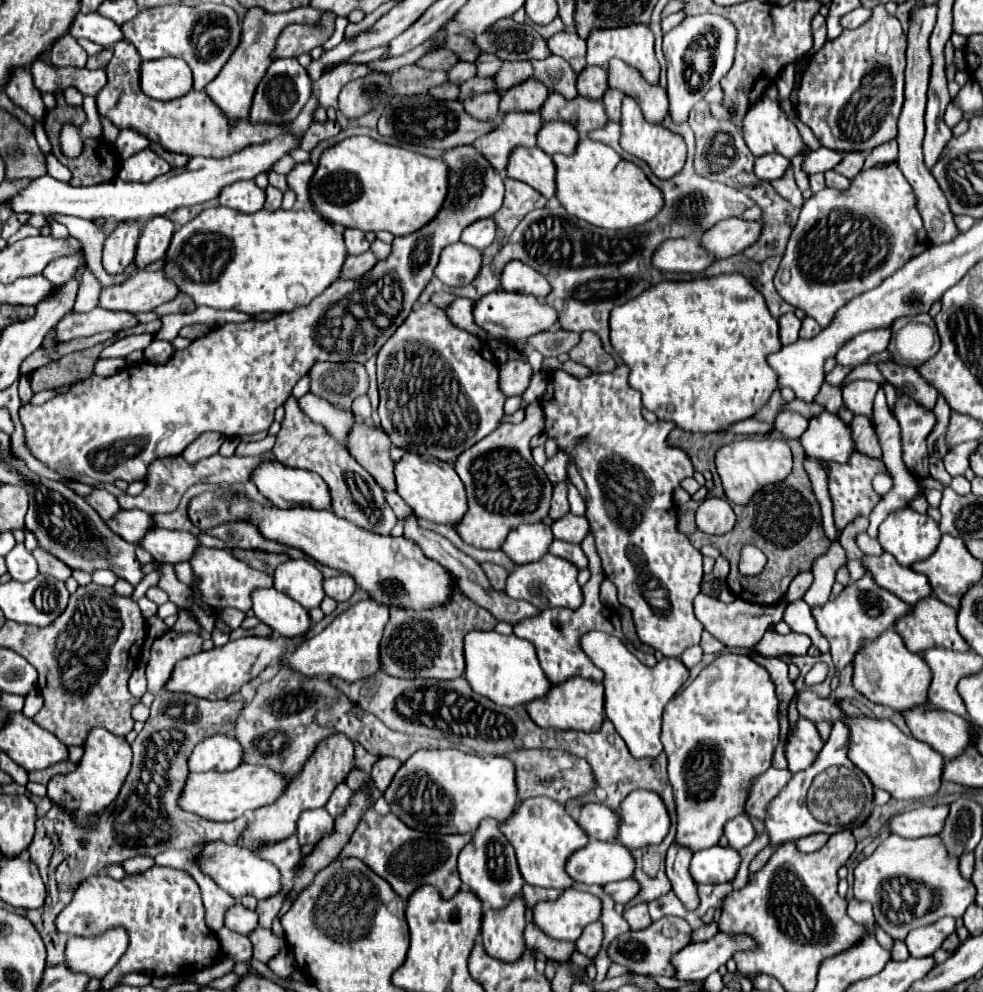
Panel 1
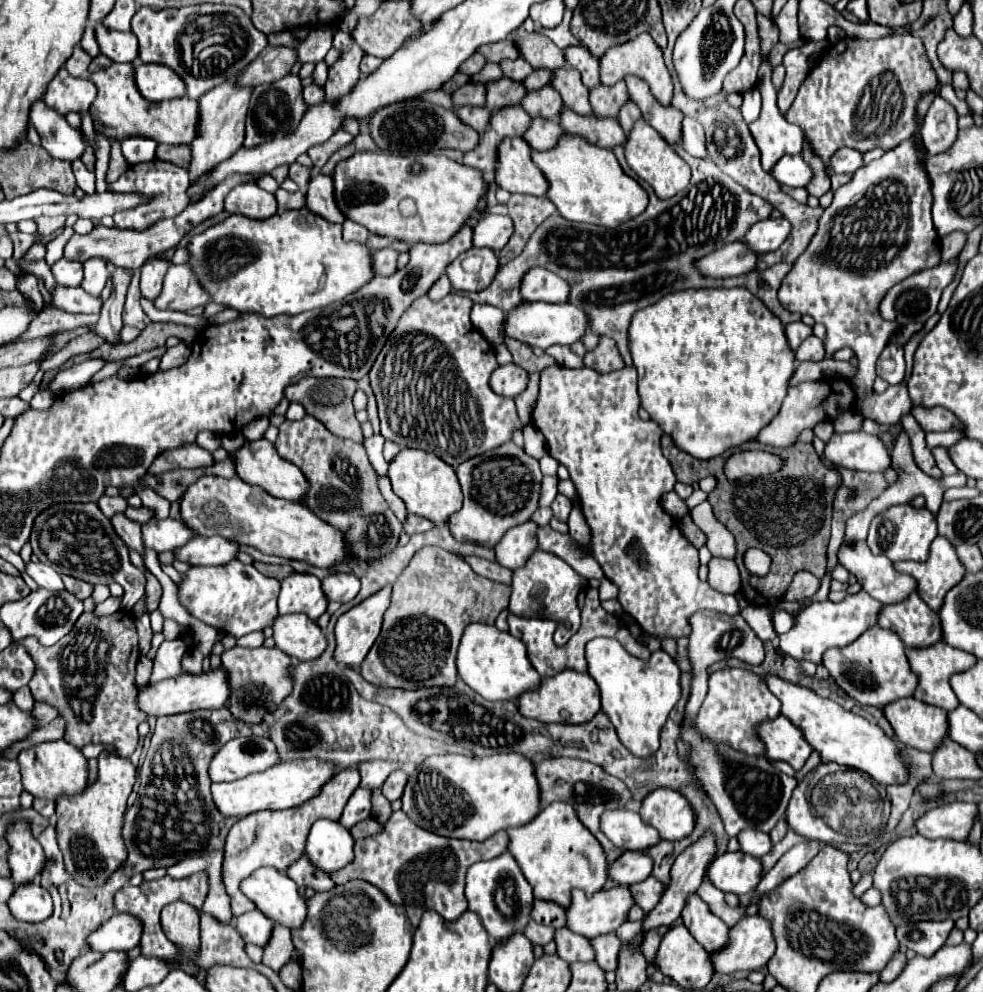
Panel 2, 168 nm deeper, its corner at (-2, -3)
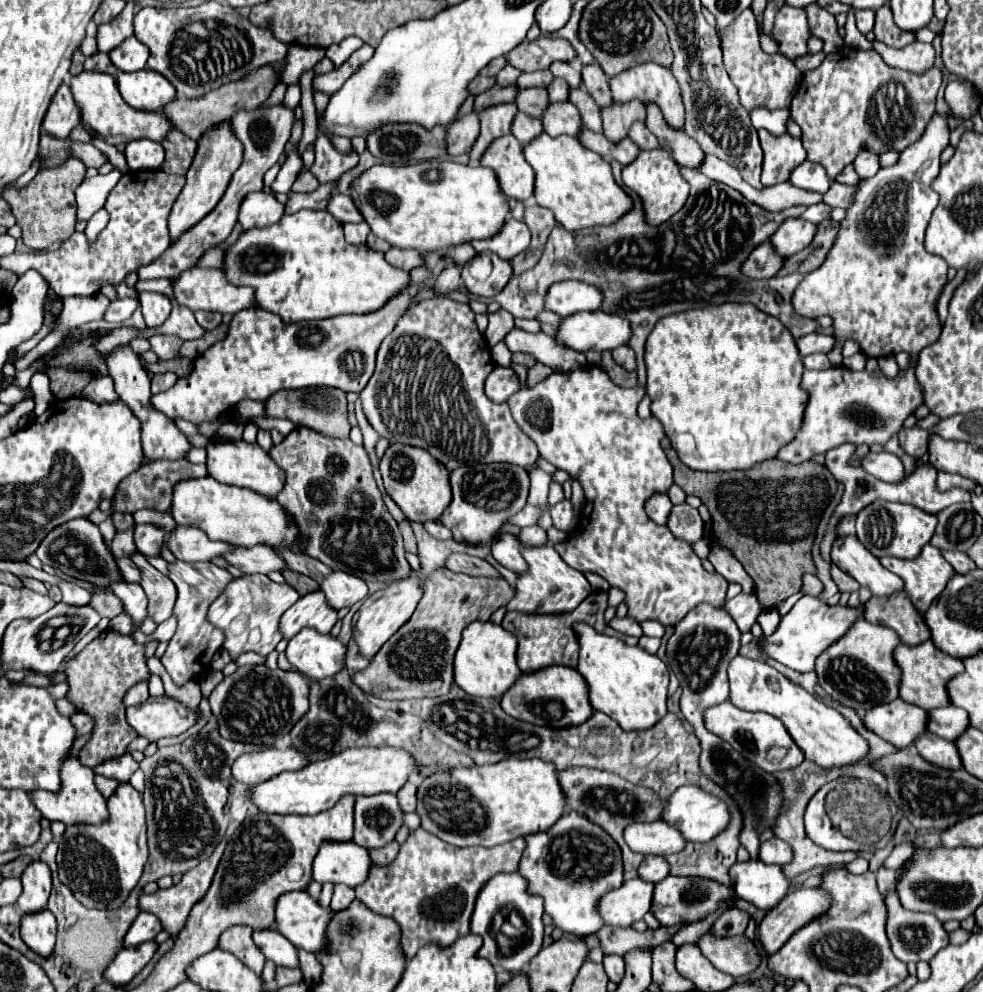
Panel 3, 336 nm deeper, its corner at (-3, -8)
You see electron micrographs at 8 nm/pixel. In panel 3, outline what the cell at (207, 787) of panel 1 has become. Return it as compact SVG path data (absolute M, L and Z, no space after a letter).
M347 749L323 761L313 761L299 771L285 771L271 777L265 783L249 787L249 799L263 813L295 813L295 815L317 815L331 809L343 795L375 795L375 793L397 793L411 773L417 771L417 763L401 749Z

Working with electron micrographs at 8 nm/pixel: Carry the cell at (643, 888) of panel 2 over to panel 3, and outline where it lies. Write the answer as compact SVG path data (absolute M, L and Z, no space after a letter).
M669 875L667 879L659 881L653 891L653 905L651 913L657 917L661 925L677 925L677 923L695 923L705 919L711 911L715 911L719 905L729 901L729 887L723 887L715 881L707 879L691 879L691 877L673 877Z

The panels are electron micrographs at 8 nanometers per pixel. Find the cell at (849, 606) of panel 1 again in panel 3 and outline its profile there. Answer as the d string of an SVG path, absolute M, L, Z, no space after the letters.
M805 595L793 605L793 609L787 615L781 617L777 631L767 639L769 641L767 655L795 671L815 671L815 659L837 639L841 639L861 615L863 607L827 605L817 597Z

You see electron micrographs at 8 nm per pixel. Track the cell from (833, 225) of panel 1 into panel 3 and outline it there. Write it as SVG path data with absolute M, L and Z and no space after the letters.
M935 115L929 121L923 137L915 145L899 153L895 165L881 167L875 177L863 179L853 195L853 203L845 209L847 215L839 223L839 235L835 237L835 243L827 253L827 259L815 271L807 273L799 283L799 287L793 291L791 303L799 315L809 319L819 319L827 315L833 319L835 347L827 353L833 367L843 365L841 351L843 343L849 339L859 343L861 353L867 359L897 355L899 351L909 351L915 357L923 347L937 341L941 325L937 313L933 311L933 305L939 291L947 283L949 267L939 255L931 255L923 247L923 241L931 213L935 211L939 201L939 195L935 195L931 183L939 173L941 167L939 155L947 147L947 143L949 143L947 117Z

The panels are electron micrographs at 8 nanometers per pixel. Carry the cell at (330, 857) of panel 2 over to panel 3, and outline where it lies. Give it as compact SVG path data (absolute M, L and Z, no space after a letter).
M353 841L347 843L321 843L313 859L313 881L317 883L343 883L357 887L367 879L371 859L365 847Z

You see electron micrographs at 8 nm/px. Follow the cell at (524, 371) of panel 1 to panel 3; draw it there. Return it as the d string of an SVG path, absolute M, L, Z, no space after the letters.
M495 367L491 371L491 375L485 381L485 395L495 401L495 403L503 403L507 401L515 391L519 391L521 381L515 375L513 367Z

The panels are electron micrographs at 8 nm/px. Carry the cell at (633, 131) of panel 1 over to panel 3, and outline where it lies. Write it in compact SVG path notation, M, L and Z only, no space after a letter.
M663 149L641 151L635 163L629 163L627 167L623 167L623 181L627 187L637 191L639 197L643 199L645 215L651 225L659 225L667 221L675 211L679 211L685 205L689 195L689 183L679 173L679 165Z

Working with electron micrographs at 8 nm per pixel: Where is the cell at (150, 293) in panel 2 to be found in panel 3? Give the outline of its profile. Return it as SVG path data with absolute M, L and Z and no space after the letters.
M143 291L143 293L139 293L139 303L141 303L141 309L143 309L145 323L151 329L159 327L161 323L165 323L165 319L171 313L171 301L163 293Z

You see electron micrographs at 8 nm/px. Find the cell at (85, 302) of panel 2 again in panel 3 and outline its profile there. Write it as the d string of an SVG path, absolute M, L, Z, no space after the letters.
M115 299L109 303L103 319L109 323L121 323L131 317L135 307L137 307L137 299Z

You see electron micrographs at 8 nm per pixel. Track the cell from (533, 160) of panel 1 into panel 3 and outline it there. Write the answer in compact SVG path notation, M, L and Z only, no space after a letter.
M503 135L491 143L481 159L483 167L495 171L501 191L517 201L533 197L533 169L523 157L523 147L513 135Z

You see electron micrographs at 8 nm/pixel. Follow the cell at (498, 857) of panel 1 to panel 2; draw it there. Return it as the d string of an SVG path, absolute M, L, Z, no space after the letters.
M506 852L498 858L492 858L490 862L476 862L474 866L470 866L466 874L466 900L468 910L480 916L482 926L486 928L492 942L500 944L512 938L514 934L524 932L524 928L528 926L534 904L534 892L522 870L518 868L514 856Z

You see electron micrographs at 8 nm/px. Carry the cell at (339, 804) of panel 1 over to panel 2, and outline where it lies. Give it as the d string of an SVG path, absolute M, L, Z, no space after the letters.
M356 788L346 804L340 824L350 830L352 826L356 826L358 822L368 820L368 818L372 818L372 790L370 788Z

